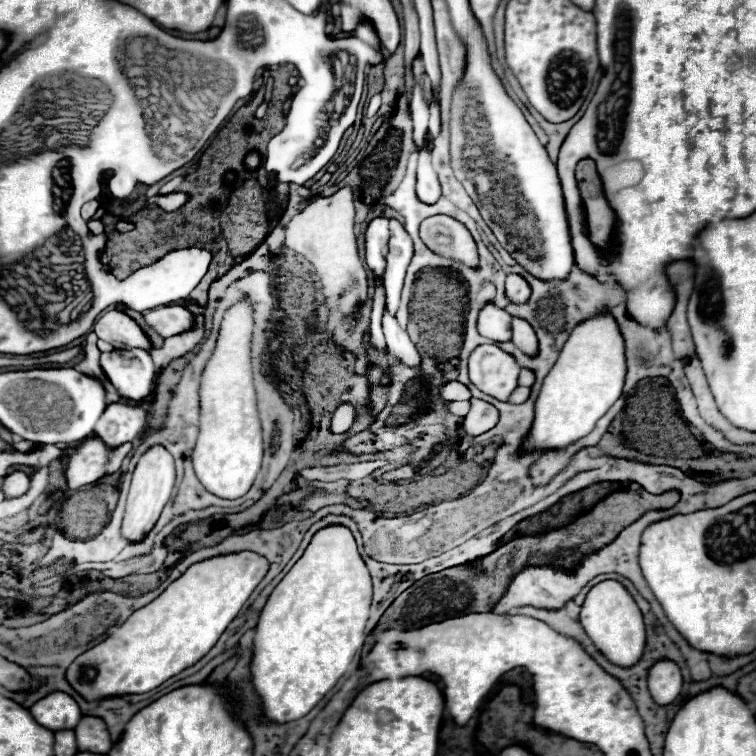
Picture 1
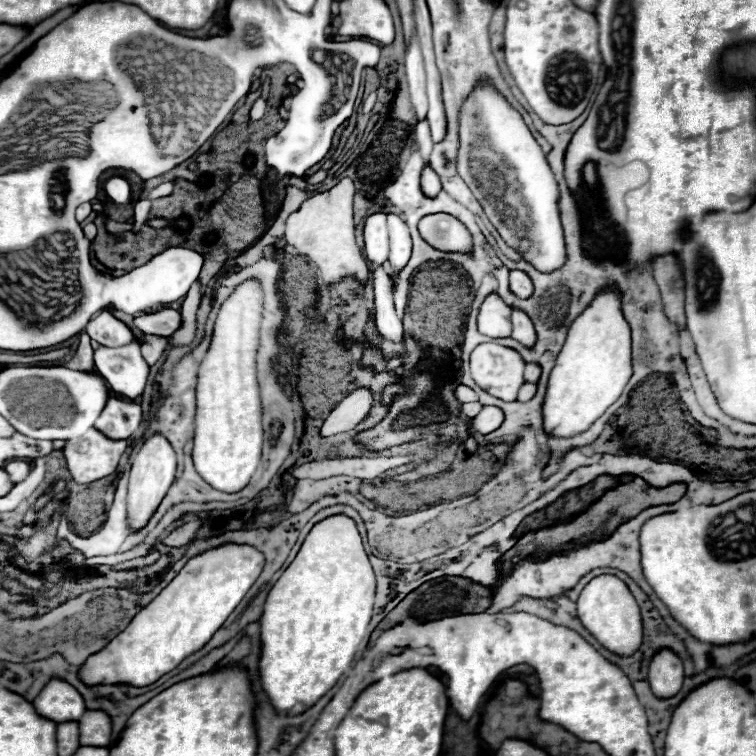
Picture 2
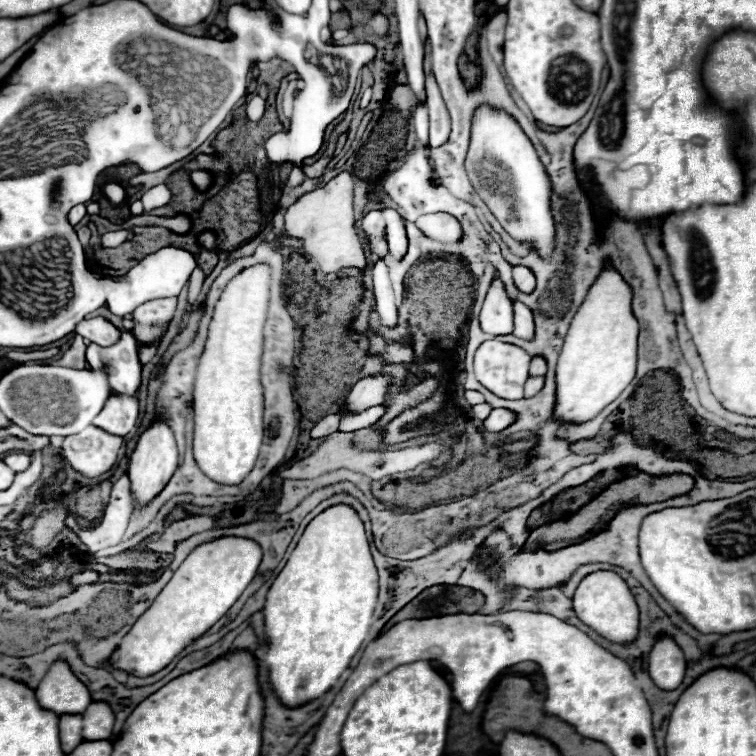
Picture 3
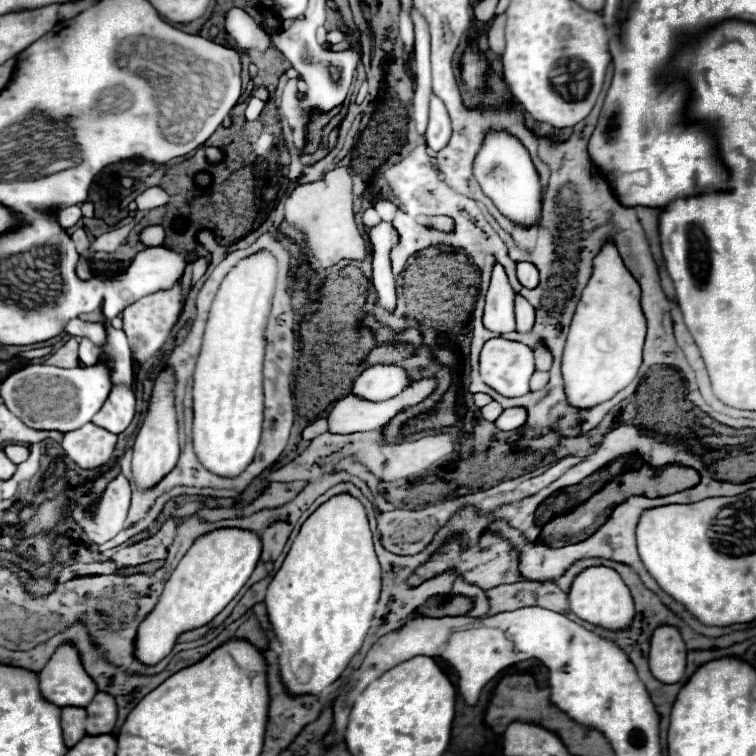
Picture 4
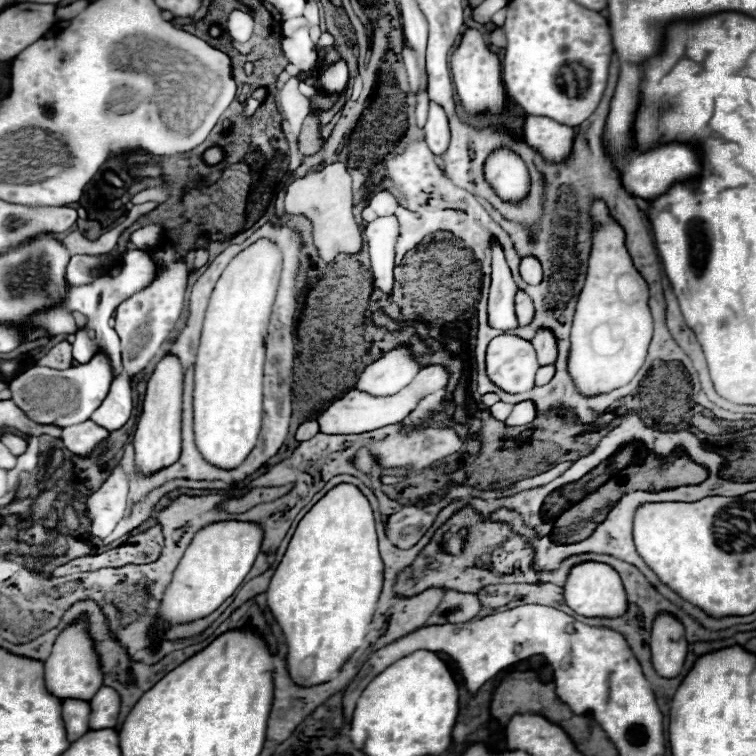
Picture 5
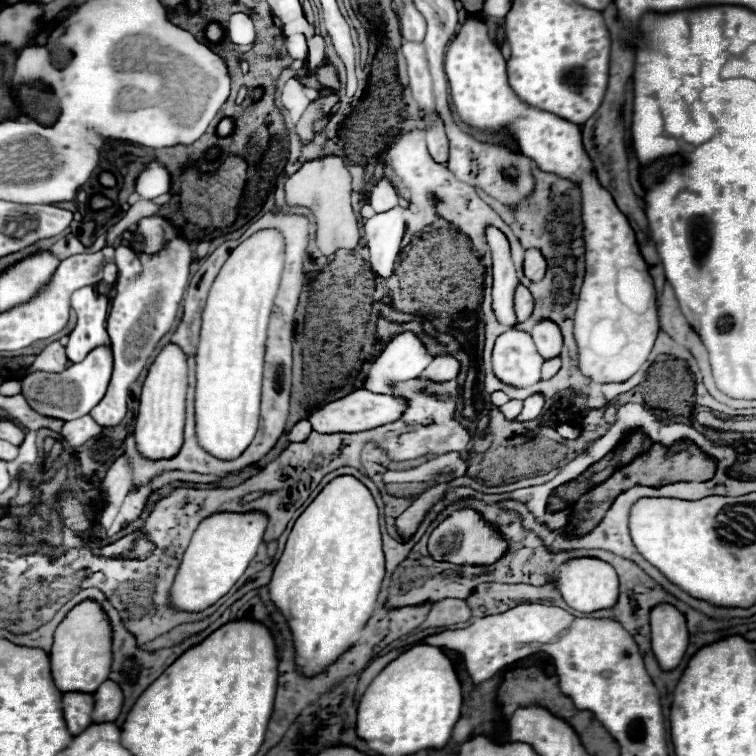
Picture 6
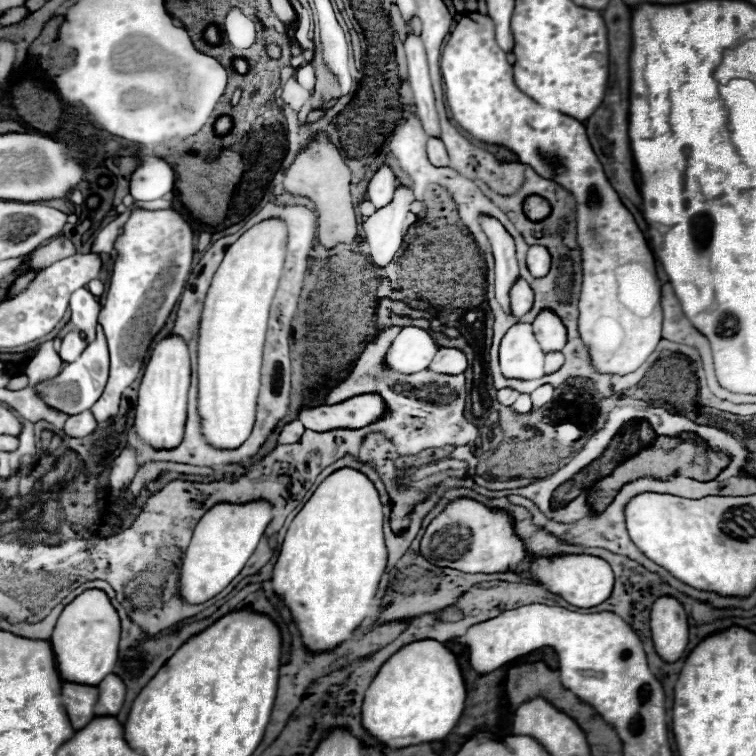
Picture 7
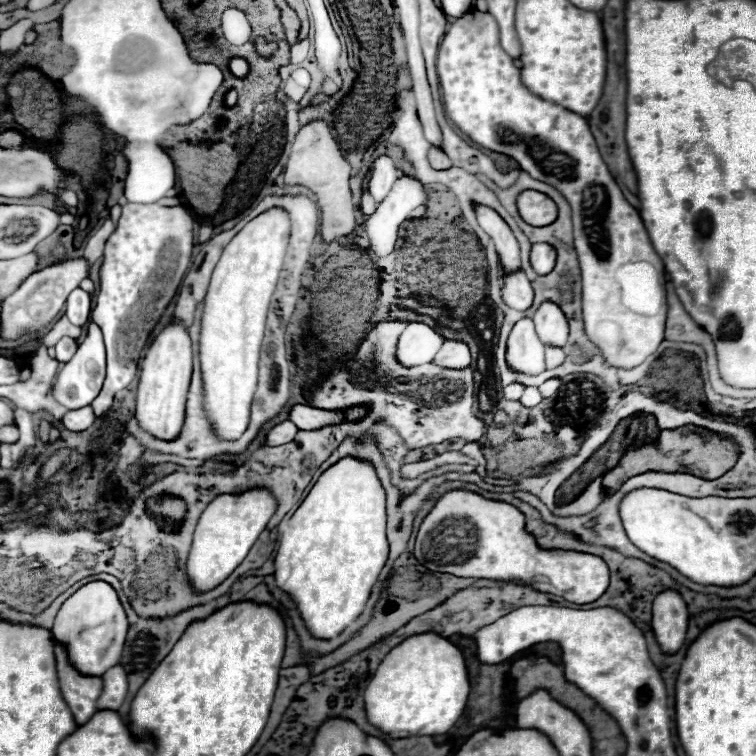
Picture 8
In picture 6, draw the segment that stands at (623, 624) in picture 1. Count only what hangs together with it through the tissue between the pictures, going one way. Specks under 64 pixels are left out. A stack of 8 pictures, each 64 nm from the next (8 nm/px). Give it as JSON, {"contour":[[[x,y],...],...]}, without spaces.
{"contour":[[[592,558],[568,560],[568,564],[558,568],[554,586],[562,594],[564,602],[580,612],[594,612],[600,608],[608,608],[618,600],[618,576],[614,568],[604,560],[592,560]]]}

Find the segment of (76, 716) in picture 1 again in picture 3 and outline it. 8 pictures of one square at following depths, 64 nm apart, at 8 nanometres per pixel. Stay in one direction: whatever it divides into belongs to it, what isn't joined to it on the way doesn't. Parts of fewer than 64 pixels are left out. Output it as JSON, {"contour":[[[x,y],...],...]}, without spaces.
{"contour":[[[56,660],[42,682],[38,684],[36,698],[40,706],[54,710],[58,716],[66,712],[84,712],[92,702],[88,688],[74,676],[66,660]]]}

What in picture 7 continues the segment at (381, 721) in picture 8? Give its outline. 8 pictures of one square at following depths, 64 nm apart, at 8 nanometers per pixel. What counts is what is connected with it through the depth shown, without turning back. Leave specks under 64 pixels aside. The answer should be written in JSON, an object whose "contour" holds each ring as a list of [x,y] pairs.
{"contour":[[[416,640],[412,644],[406,644],[398,652],[394,652],[380,666],[378,674],[370,682],[366,696],[364,696],[362,726],[372,736],[376,736],[376,740],[382,748],[386,748],[386,746],[402,748],[402,746],[420,744],[420,742],[442,740],[450,734],[450,730],[460,720],[462,710],[464,710],[464,700],[466,700],[466,684],[464,684],[456,654],[438,640]]]}

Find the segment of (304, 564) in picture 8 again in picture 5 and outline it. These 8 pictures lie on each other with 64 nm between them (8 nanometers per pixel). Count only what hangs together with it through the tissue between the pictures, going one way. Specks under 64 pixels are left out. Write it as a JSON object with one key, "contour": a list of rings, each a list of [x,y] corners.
{"contour":[[[338,484],[326,492],[298,522],[284,558],[280,560],[266,600],[288,642],[288,670],[296,684],[316,686],[328,682],[348,656],[362,644],[372,622],[382,590],[384,562],[380,560],[374,510],[368,498],[354,484]]]}

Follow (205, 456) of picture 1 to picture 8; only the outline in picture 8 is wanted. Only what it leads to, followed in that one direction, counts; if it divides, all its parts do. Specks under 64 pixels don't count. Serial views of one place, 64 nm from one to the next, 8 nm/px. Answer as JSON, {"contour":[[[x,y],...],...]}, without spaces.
{"contour":[[[270,208],[252,218],[222,250],[204,298],[200,364],[204,376],[206,414],[220,438],[238,438],[250,420],[250,402],[258,382],[260,344],[266,328],[270,298],[284,264],[290,240],[290,216],[284,208]]]}

